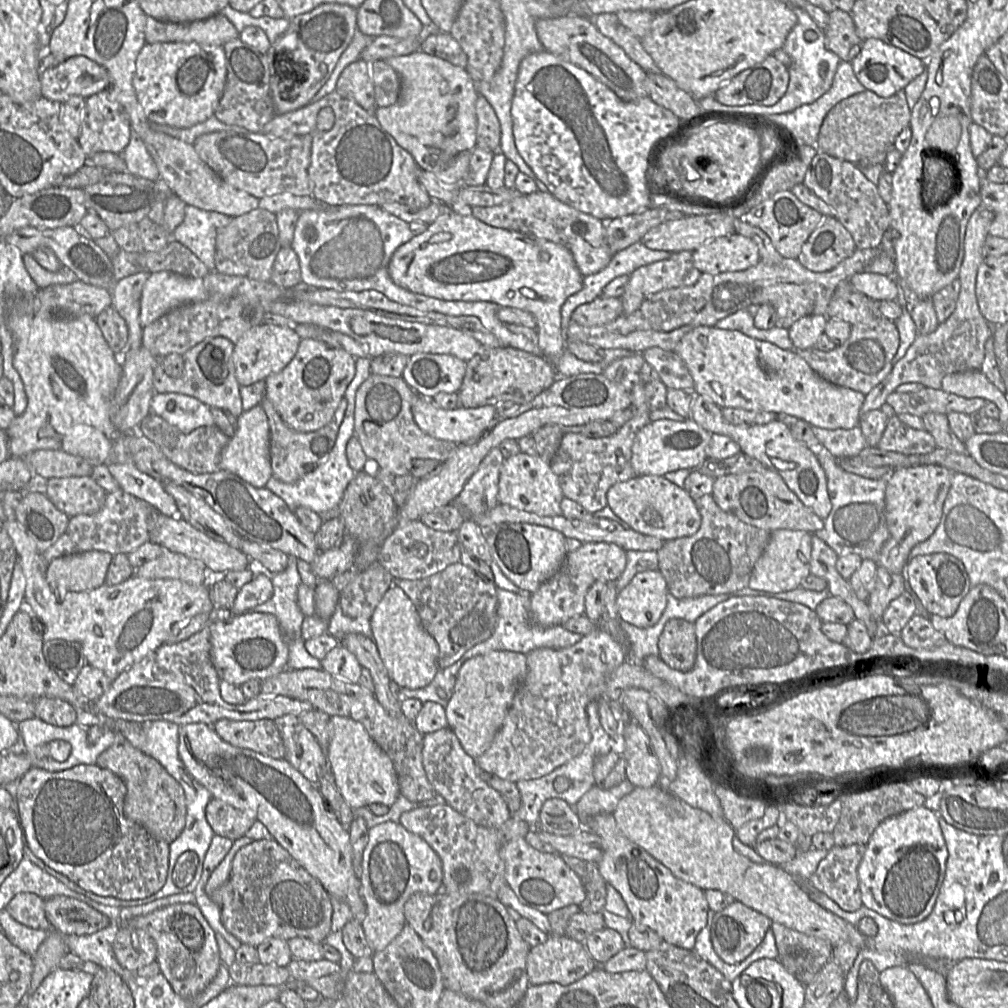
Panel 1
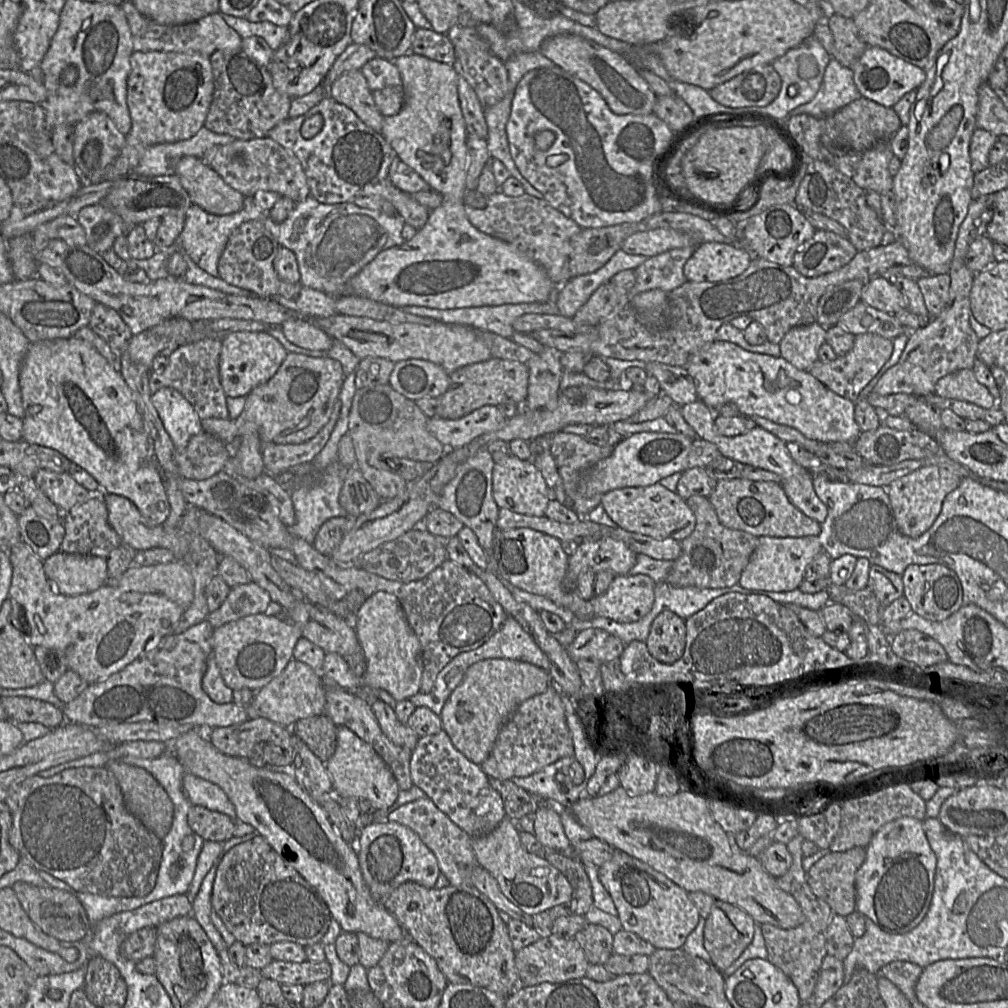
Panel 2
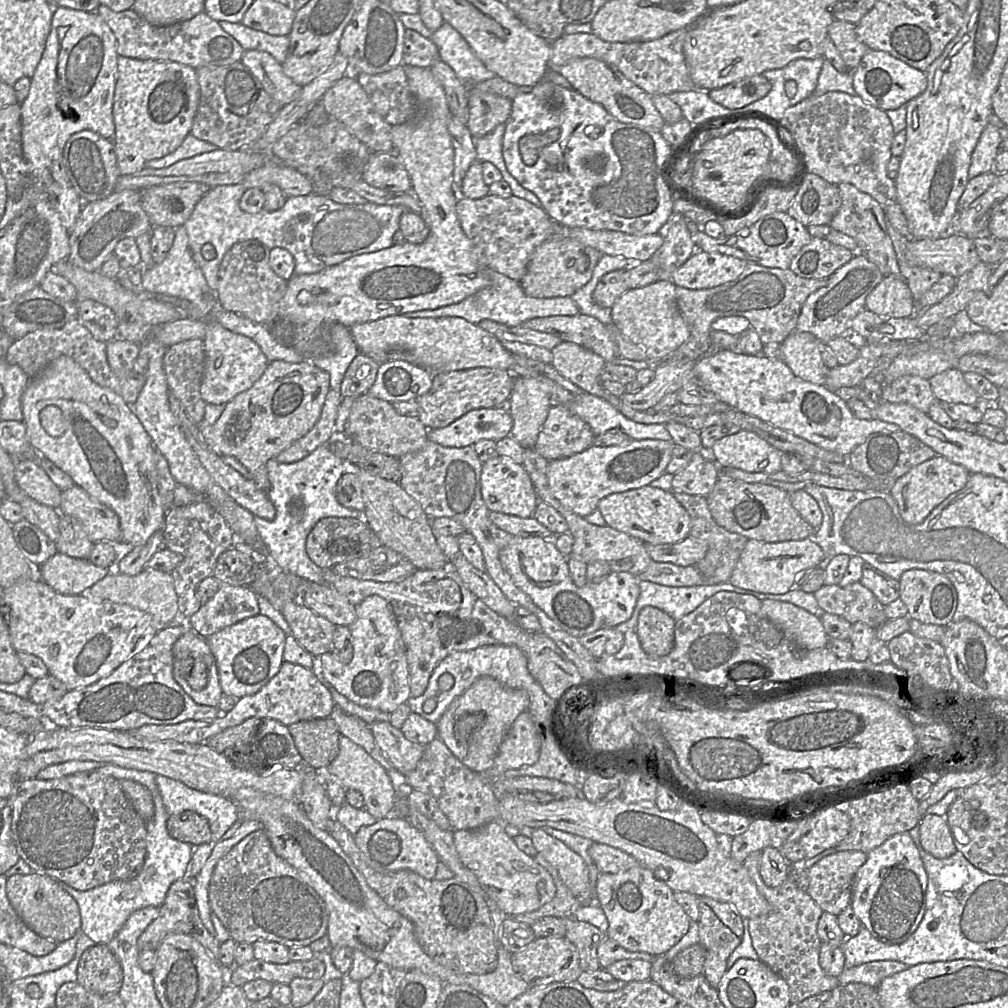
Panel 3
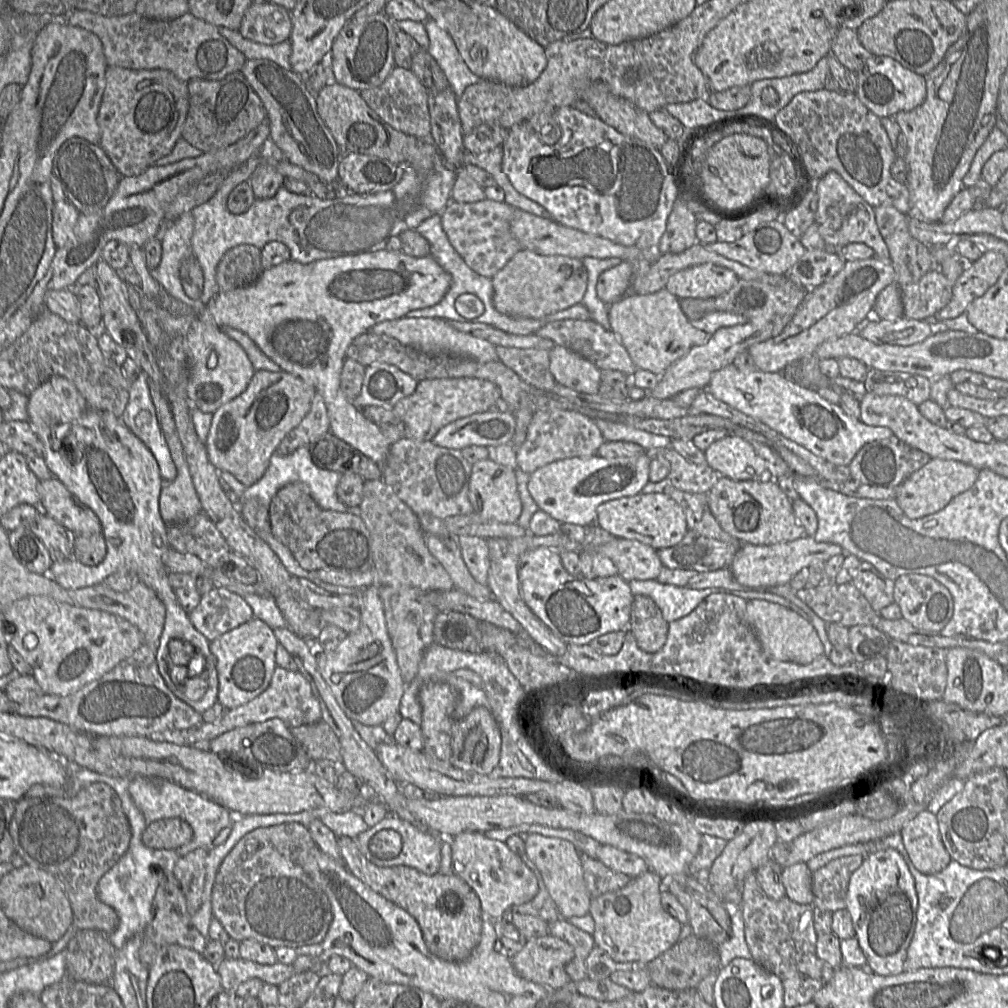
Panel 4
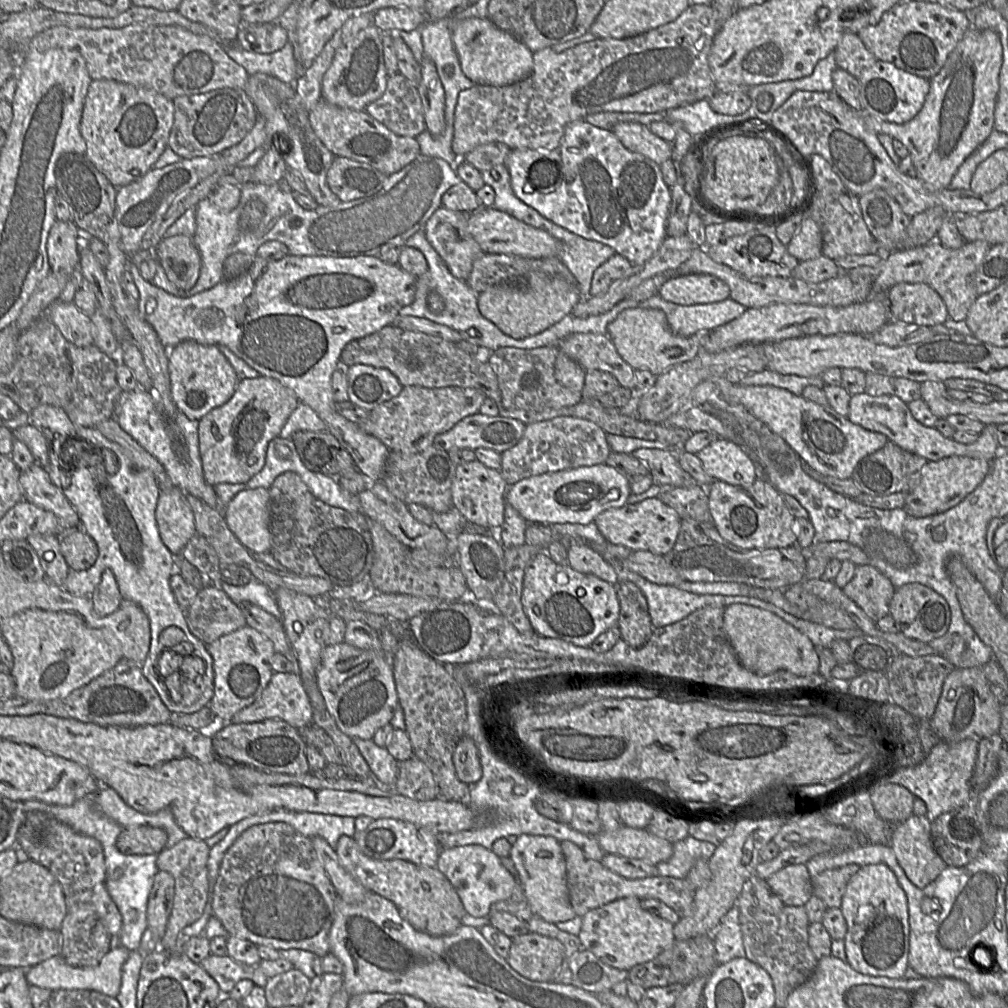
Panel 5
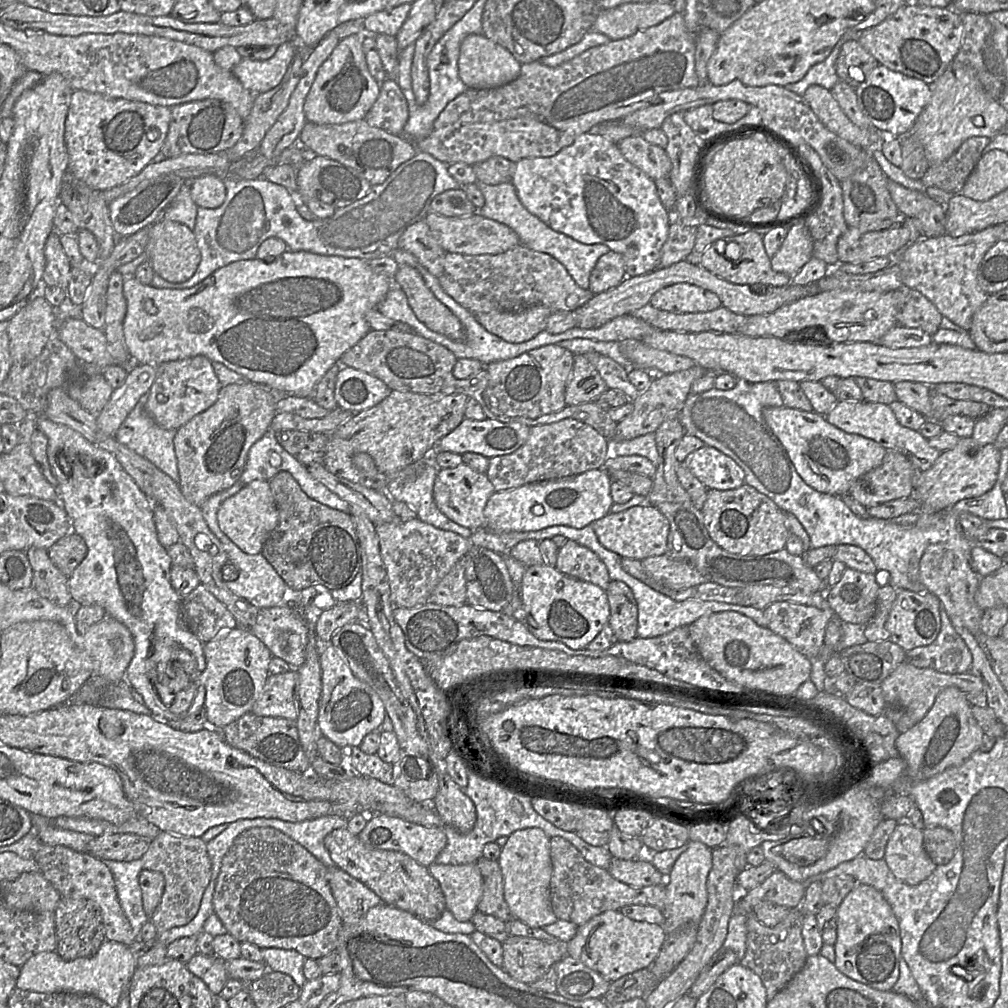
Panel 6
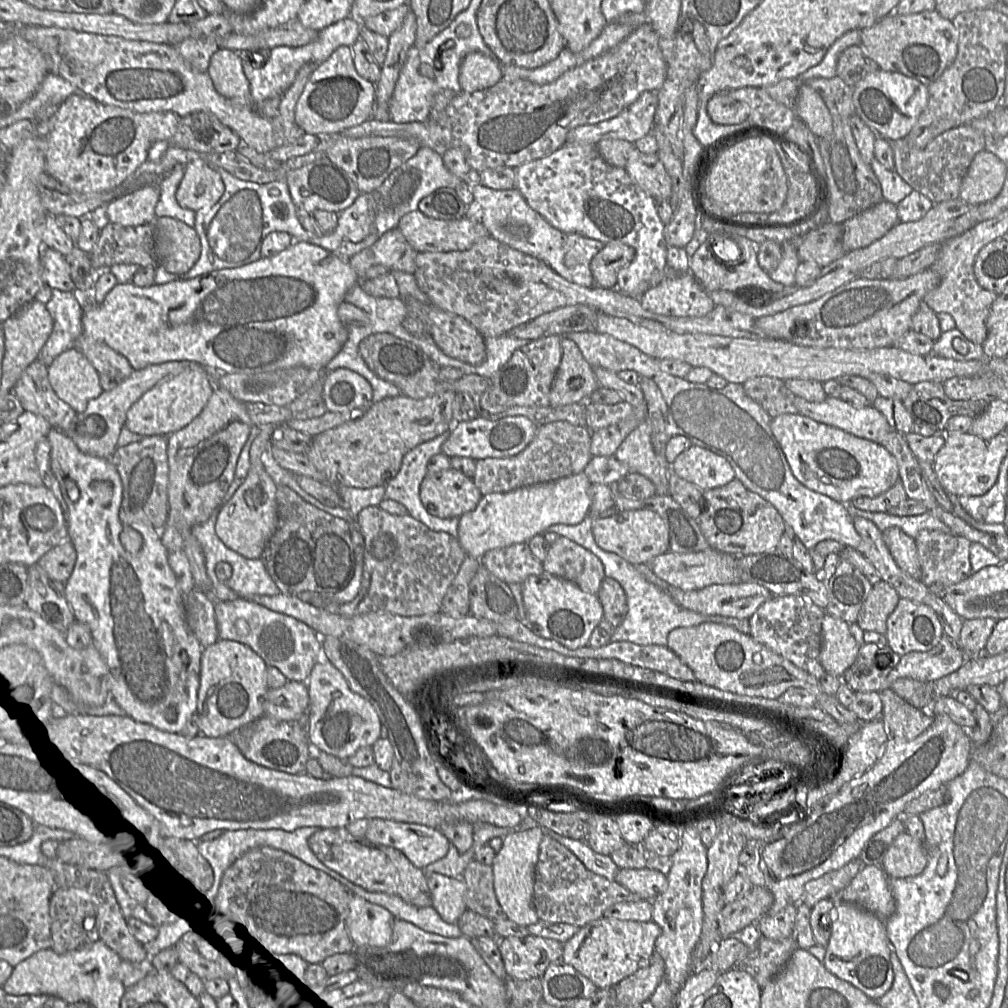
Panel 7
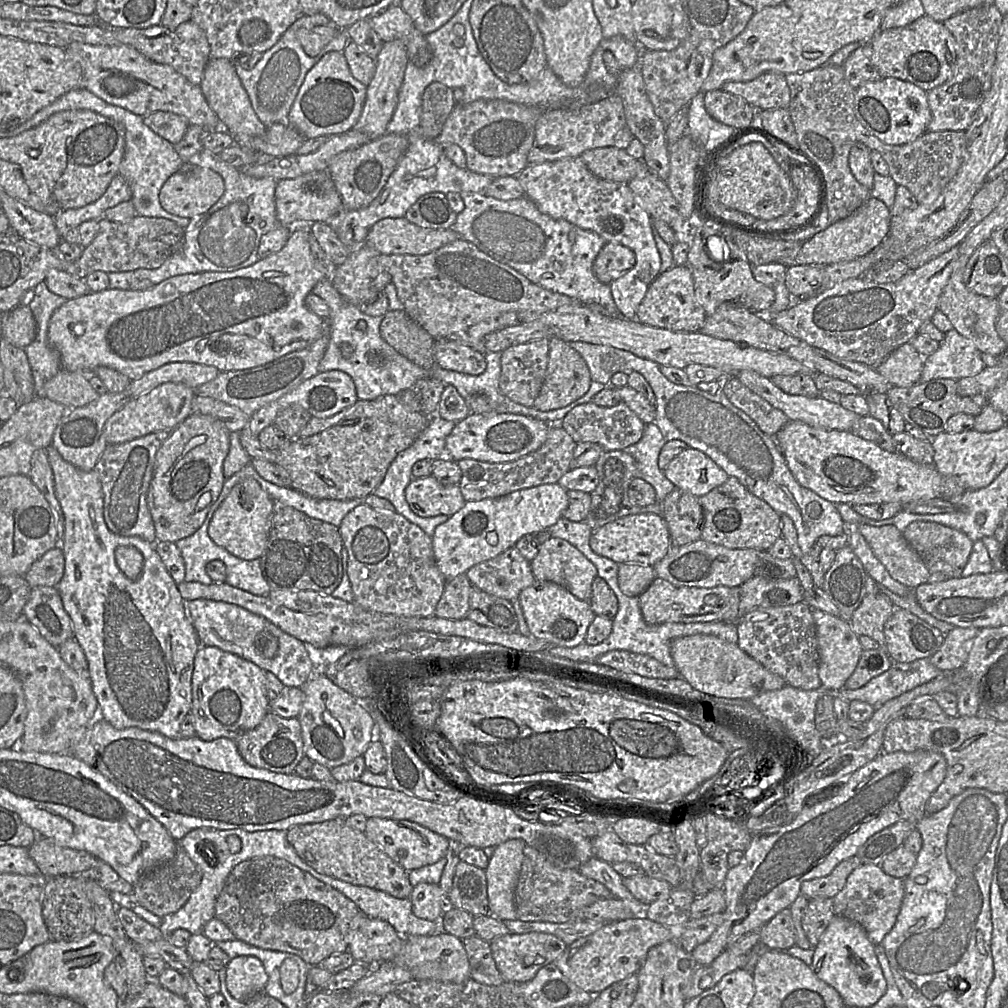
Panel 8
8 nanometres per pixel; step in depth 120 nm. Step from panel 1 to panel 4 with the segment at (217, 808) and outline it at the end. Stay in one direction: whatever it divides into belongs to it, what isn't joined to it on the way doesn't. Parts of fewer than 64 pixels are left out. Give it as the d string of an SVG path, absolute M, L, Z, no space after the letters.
M178 817L163 818L149 823L142 833L141 841L153 849L177 849L193 837L190 824Z

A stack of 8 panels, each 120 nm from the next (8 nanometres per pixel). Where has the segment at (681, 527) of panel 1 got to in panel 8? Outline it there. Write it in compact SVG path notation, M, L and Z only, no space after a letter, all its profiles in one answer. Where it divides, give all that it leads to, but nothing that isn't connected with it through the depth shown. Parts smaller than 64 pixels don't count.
M642 513L616 519L593 531L590 537L590 547L596 554L618 564L638 563L653 567L669 552L671 540L661 514Z

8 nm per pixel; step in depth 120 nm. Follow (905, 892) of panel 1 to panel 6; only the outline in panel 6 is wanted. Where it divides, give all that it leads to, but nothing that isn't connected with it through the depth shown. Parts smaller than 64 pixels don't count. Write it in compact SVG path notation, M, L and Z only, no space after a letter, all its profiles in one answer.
M856 884L837 908L836 968L850 979L879 991L891 991L899 978L899 924L891 906L875 888Z

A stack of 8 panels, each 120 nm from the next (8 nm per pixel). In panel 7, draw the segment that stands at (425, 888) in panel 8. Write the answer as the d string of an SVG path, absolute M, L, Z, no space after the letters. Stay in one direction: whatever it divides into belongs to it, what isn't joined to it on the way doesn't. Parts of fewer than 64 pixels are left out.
M438 873L426 874L432 904L443 921L456 924L465 905L466 886L461 877L451 878Z

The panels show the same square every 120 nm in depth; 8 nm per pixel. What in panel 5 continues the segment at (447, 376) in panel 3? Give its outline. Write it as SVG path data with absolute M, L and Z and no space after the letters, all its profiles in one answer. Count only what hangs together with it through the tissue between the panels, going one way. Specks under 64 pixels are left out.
M407 386L403 388L398 396L370 410L369 416L361 428L367 434L379 439L390 452L415 454L432 446L434 438L437 435L449 431L465 417L478 414L485 400L485 394L474 388L424 388L420 386Z

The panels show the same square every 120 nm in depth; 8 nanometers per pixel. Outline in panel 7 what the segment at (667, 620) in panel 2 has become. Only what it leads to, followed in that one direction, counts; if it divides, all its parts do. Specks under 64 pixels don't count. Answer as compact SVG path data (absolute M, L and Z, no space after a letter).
M605 577L597 596L603 607L603 619L615 629L623 622L628 612L624 589L615 579Z

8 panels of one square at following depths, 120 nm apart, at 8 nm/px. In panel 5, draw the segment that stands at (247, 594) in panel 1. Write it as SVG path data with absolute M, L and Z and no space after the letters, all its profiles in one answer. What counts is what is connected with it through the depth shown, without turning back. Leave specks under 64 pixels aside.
M209 582L184 611L190 632L207 645L246 625L240 605Z

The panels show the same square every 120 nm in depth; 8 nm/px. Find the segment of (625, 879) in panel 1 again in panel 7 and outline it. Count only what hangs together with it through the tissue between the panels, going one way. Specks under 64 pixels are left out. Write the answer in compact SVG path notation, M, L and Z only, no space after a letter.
M601 917L580 927L573 937L563 944L561 961L591 980L598 990L615 987L622 979L647 965L660 934L661 928L653 921Z

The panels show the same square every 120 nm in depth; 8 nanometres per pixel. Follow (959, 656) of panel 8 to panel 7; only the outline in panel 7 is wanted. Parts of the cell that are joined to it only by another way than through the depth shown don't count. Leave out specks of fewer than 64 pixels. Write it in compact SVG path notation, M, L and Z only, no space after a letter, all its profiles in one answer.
M990 617L964 620L960 631L958 646L967 657L977 657L983 653L983 648L996 624Z

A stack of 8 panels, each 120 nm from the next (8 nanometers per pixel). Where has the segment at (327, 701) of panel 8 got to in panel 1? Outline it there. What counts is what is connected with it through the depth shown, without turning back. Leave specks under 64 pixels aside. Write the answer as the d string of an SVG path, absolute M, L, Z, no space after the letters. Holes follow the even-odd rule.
M392 585L383 595L370 618L370 625L379 655L399 687L420 689L433 680L438 671L438 644L425 630L415 605L399 586ZM342 644L332 648L321 661L321 667L331 675L351 683L358 683L362 666L357 657Z

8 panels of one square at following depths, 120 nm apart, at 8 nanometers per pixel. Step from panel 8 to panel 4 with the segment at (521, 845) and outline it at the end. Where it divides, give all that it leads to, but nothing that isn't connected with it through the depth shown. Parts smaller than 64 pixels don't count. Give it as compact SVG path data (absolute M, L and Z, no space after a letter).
M531 833L525 839L525 852L540 872L544 885L558 908L560 918L582 917L589 913L592 897L584 882L580 852L571 842Z

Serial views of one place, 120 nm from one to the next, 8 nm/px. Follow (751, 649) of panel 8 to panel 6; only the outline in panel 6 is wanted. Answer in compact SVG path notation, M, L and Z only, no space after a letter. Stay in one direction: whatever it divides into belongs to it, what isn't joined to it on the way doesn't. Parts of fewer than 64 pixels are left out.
M781 601L763 609L767 628L784 638L809 659L817 657L824 644L825 629L833 612L814 606Z

